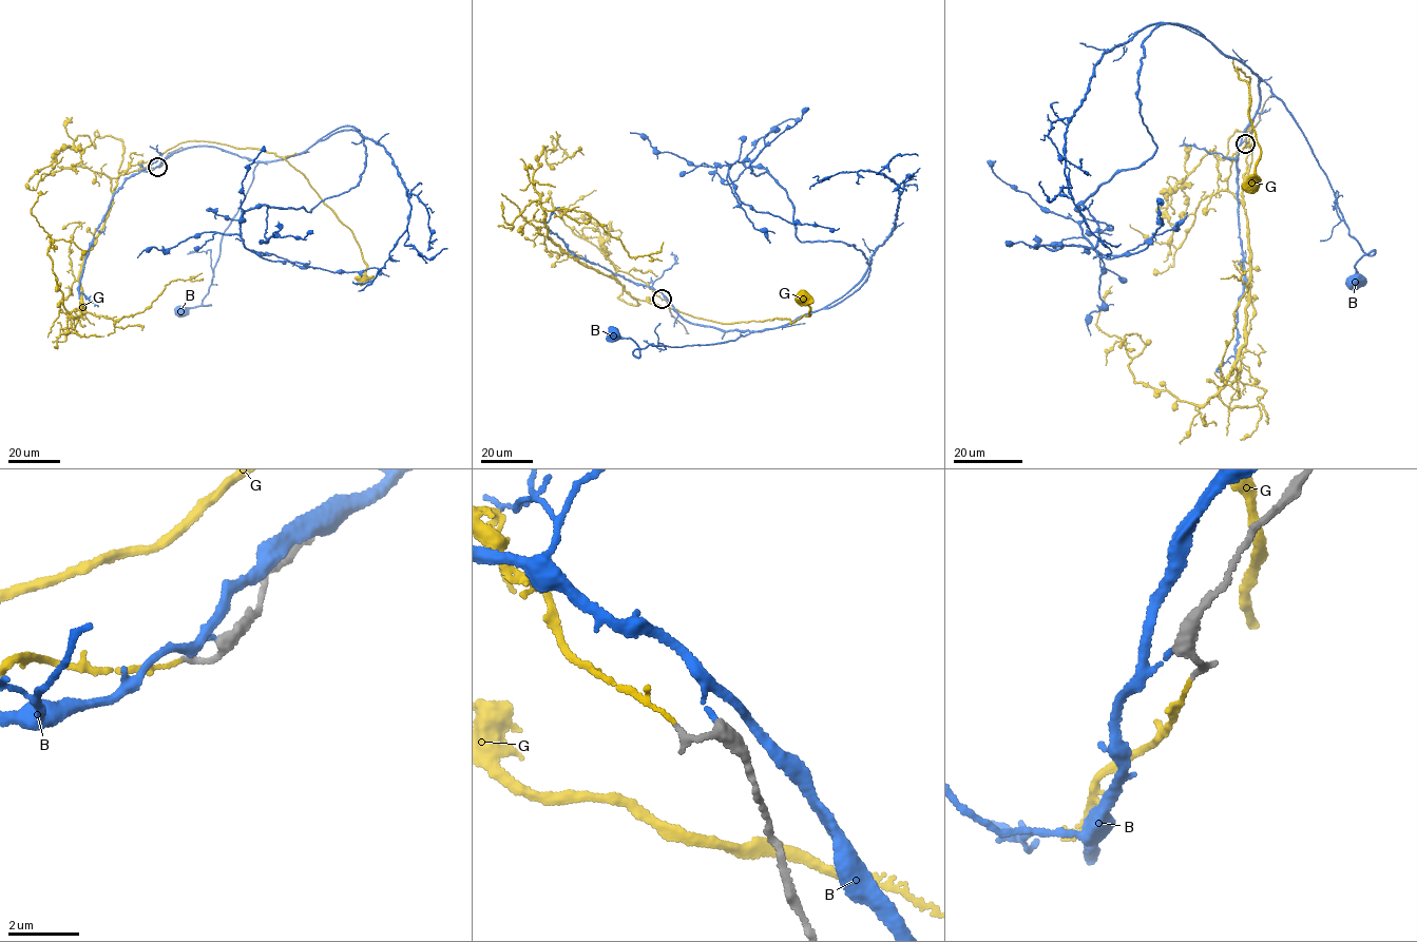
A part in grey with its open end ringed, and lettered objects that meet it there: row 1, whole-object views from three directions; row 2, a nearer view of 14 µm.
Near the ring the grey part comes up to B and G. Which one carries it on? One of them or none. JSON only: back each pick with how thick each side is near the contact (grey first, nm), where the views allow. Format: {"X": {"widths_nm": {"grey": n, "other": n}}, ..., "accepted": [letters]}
{"G": {"widths_nm": {"grey": 170, "other": 60}}, "accepted": ["G"]}

